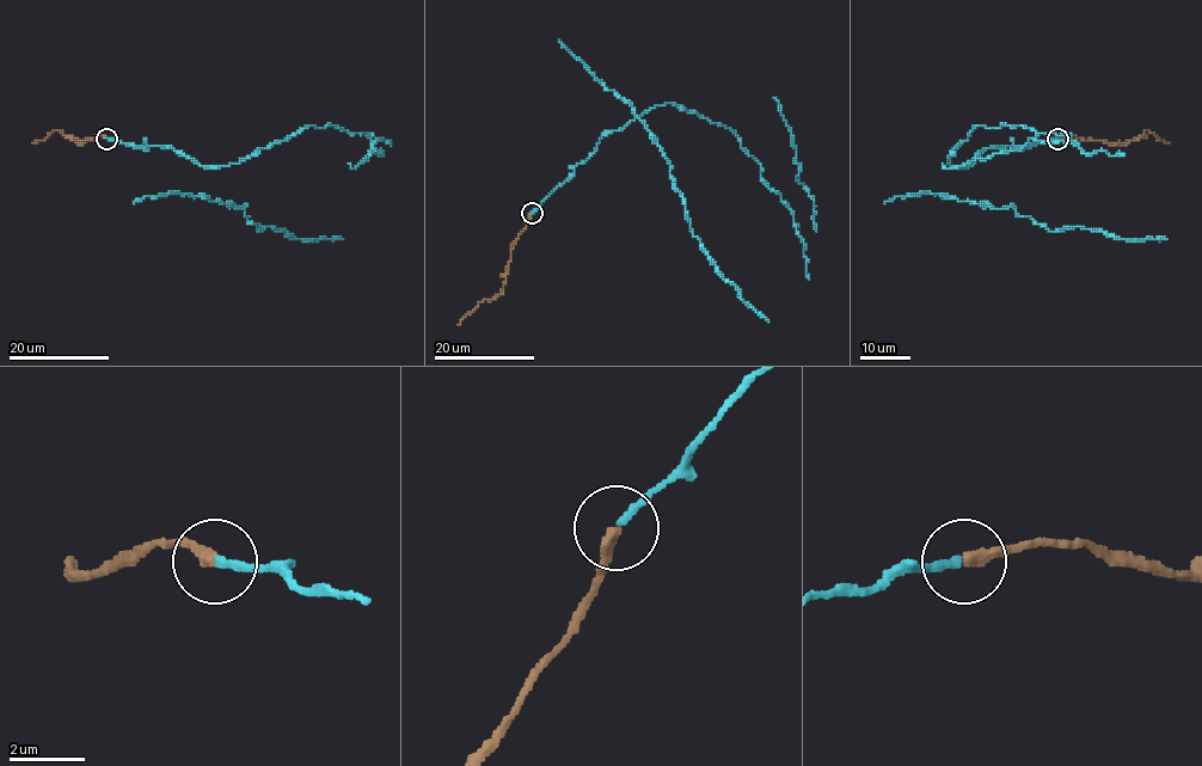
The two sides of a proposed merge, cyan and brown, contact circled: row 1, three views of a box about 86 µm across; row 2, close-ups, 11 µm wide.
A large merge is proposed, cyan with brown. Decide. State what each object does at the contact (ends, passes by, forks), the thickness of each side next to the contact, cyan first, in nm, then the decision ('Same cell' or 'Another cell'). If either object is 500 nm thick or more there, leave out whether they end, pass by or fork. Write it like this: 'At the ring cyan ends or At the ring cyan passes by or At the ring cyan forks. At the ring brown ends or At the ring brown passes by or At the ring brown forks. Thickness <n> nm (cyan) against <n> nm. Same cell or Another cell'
At the ring cyan ends. At the ring brown ends. Thickness 200 nm (cyan) against 320 nm. Same cell

